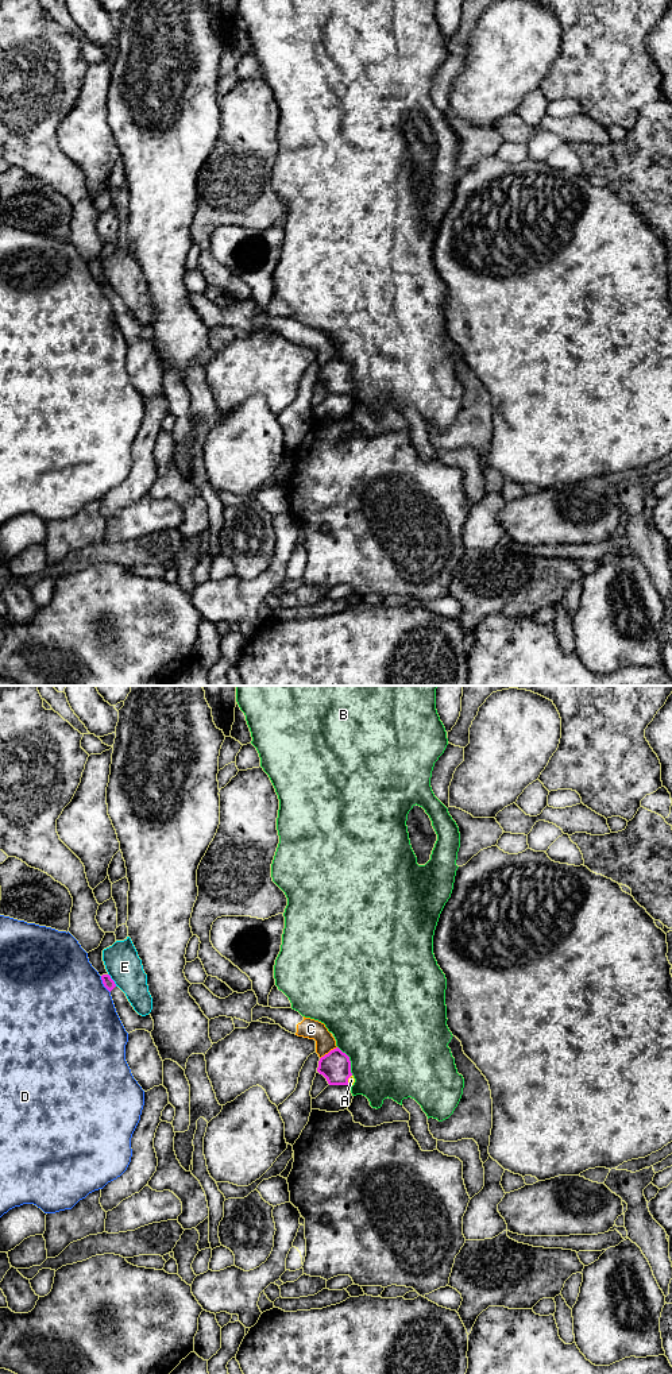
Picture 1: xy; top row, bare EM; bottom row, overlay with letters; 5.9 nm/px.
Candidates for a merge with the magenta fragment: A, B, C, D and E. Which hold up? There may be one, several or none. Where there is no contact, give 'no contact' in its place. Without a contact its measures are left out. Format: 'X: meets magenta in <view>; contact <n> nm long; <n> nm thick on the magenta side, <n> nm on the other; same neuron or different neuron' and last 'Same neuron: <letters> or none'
A: meets magenta in xy; contact 70 nm long; 180 nm thick on the magenta side, 50 nm on the other; same neuron
B: meets magenta in xy; contact 200 nm long; 180 nm thick on the magenta side, 500 nm on the other; different neuron
C: meets magenta in xy; contact 130 nm long; 180 nm thick on the magenta side, 120 nm on the other; different neuron
D: meets magenta in xy; contact 120 nm long; 70 nm thick on the magenta side, 480 nm on the other; different neuron
E: meets magenta in xy; contact 90 nm long; 70 nm thick on the magenta side, 200 nm on the other; different neuron
Same neuron: A

